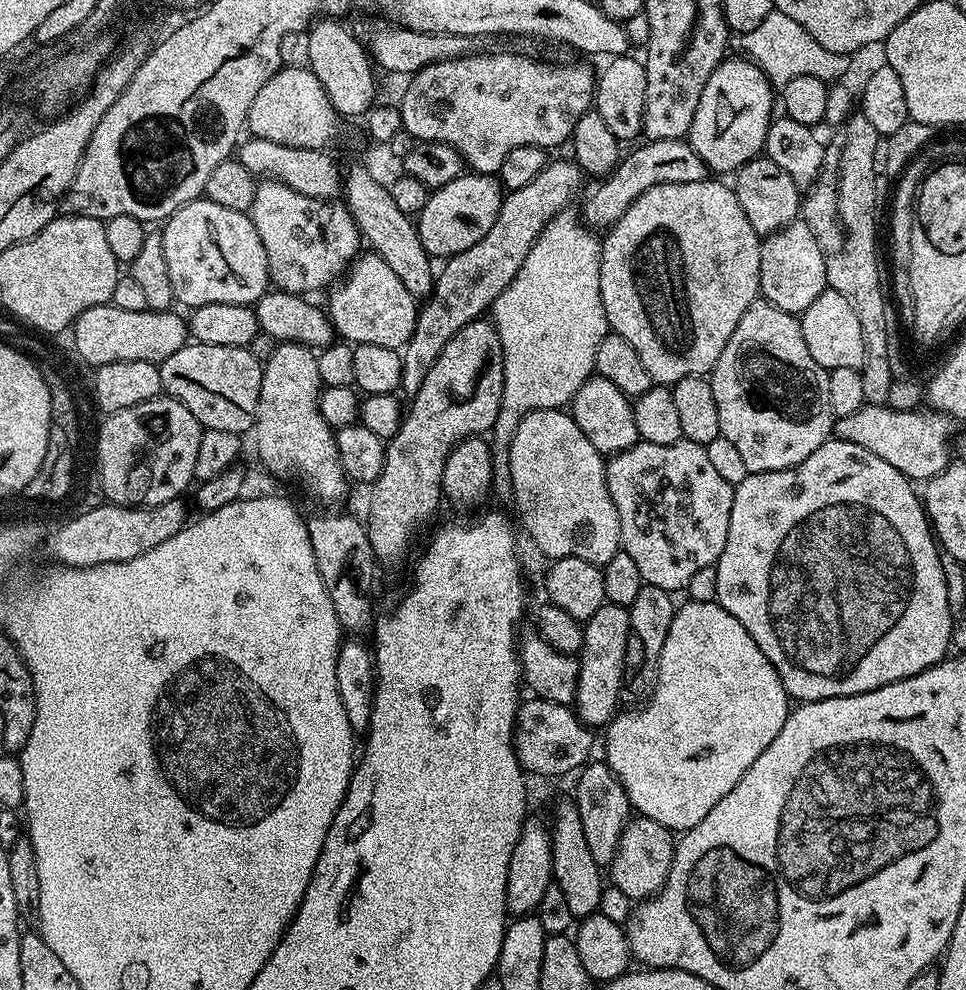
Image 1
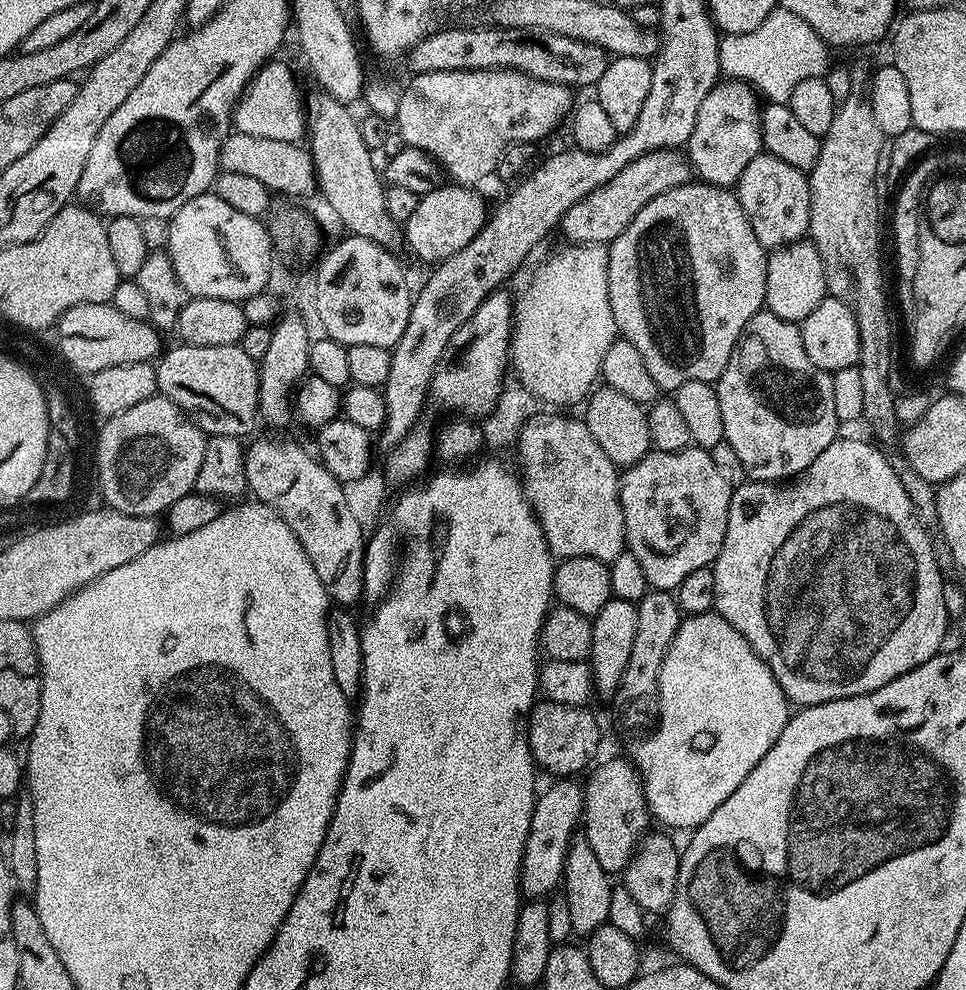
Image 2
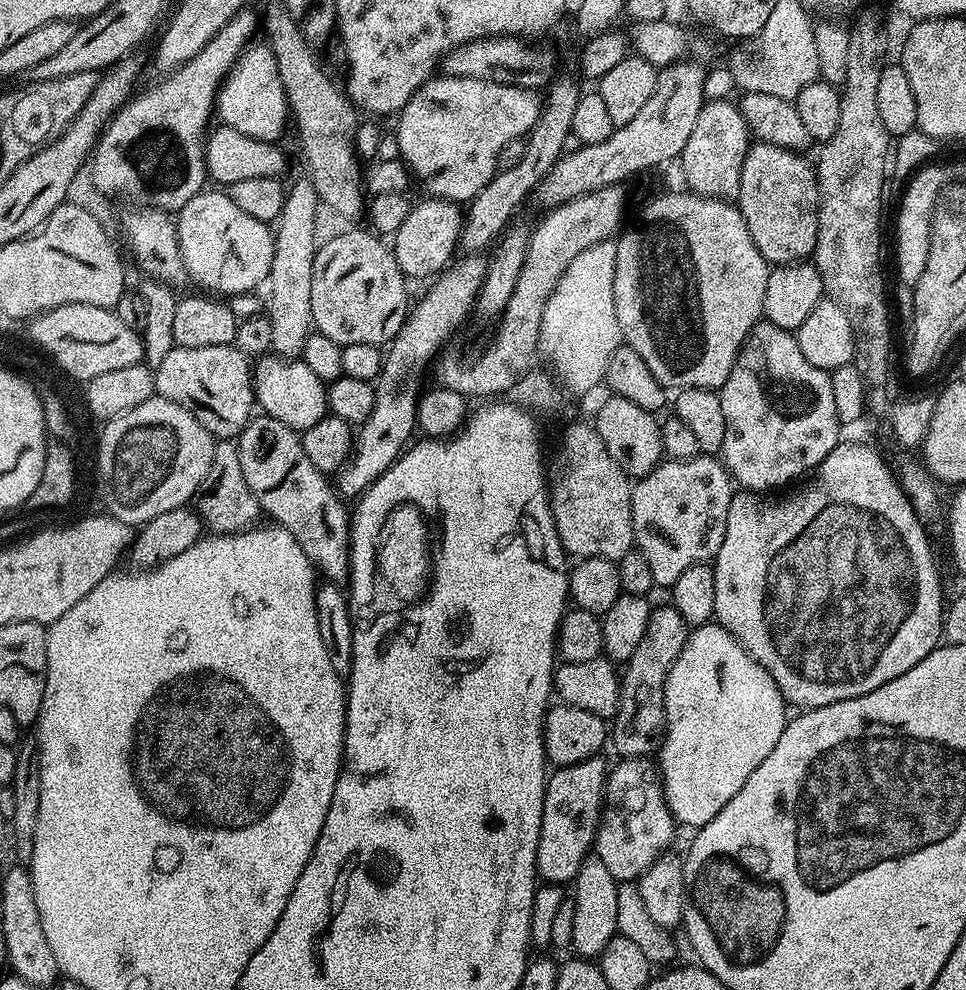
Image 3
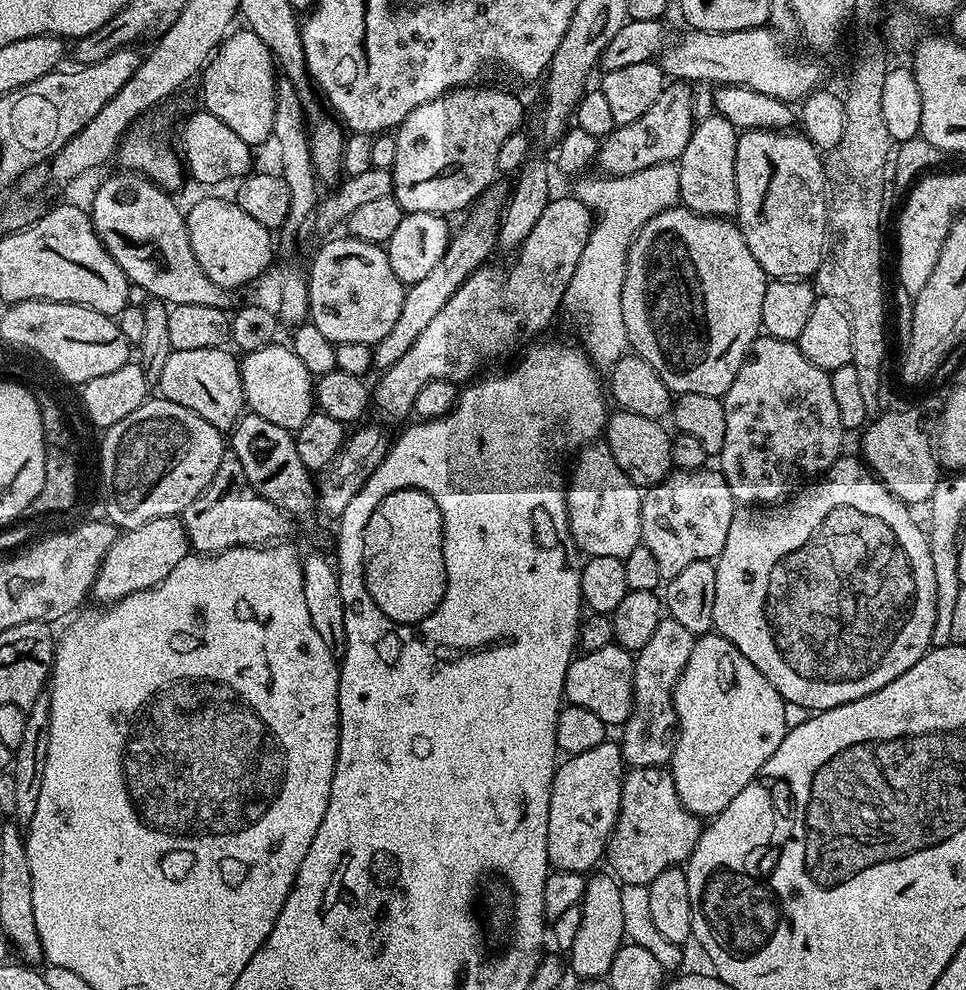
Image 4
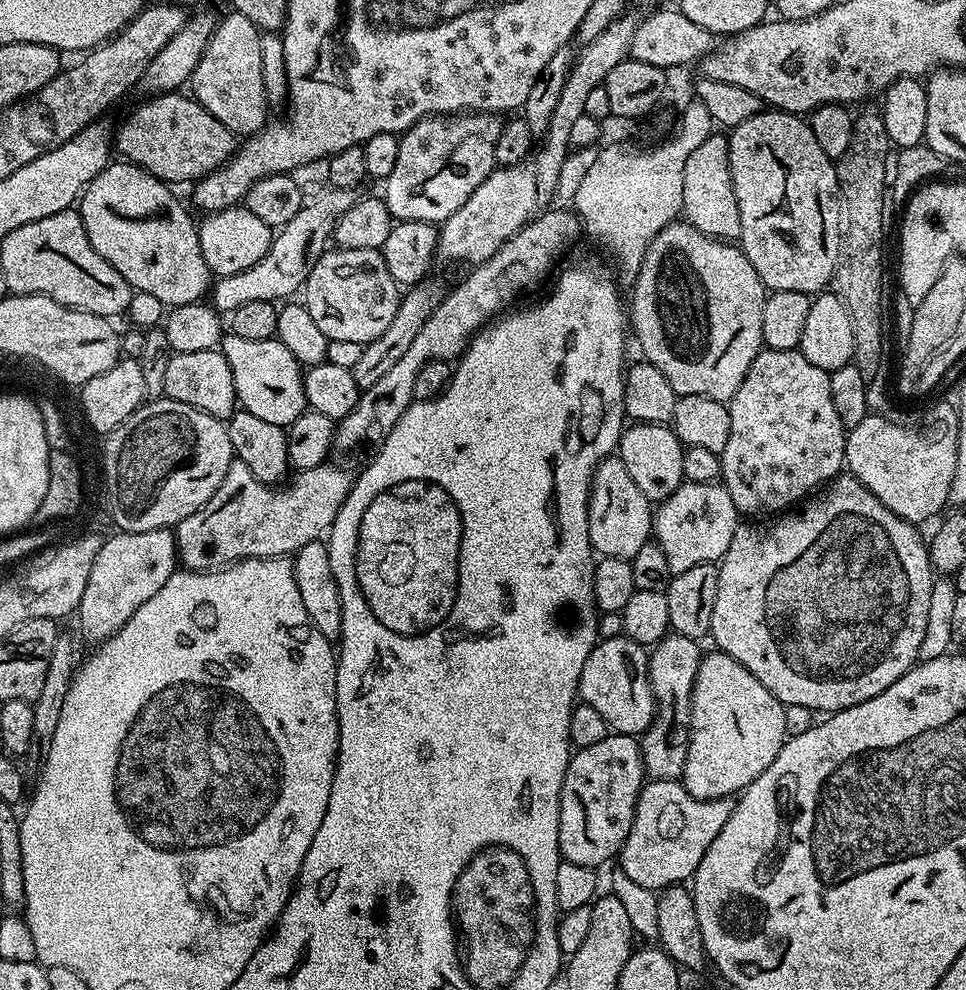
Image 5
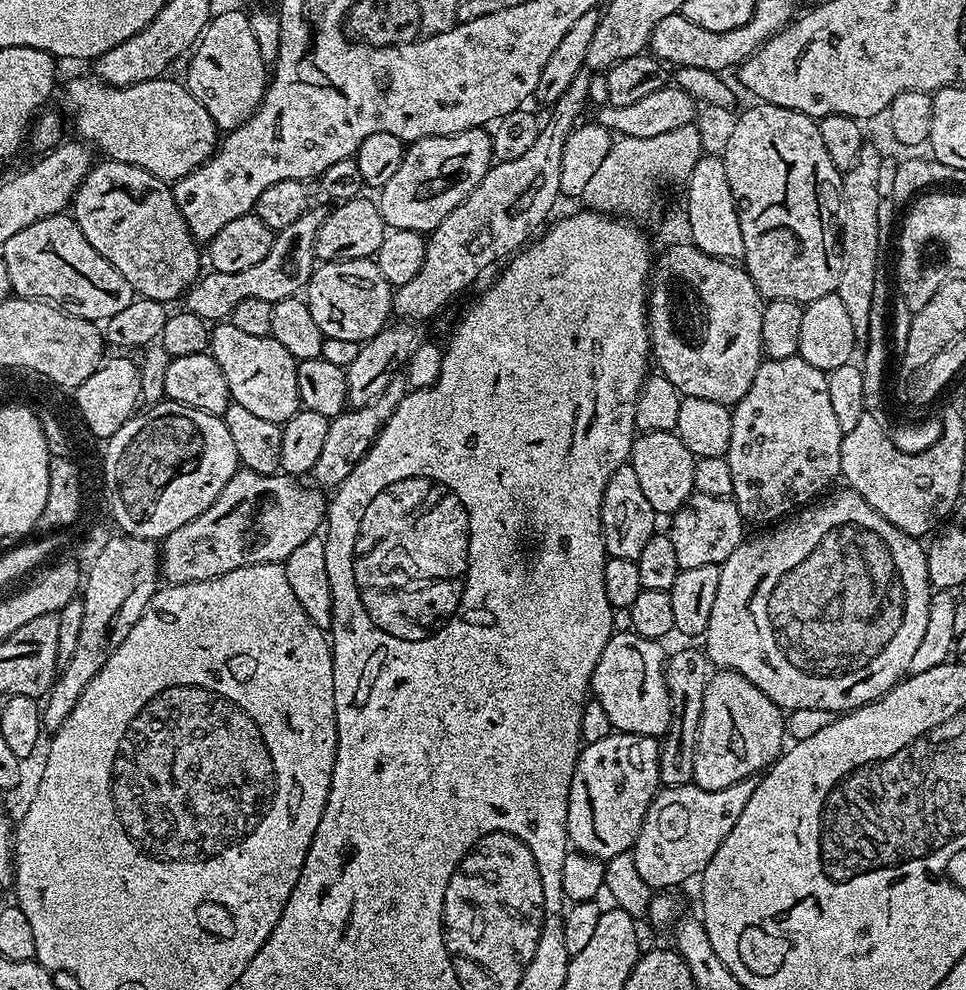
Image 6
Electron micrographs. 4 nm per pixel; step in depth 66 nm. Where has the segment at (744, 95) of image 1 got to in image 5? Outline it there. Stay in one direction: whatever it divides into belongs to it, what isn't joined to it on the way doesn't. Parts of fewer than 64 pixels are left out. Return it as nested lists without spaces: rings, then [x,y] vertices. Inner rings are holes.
[[[713,134],[702,142],[686,158],[686,170],[682,170],[682,213],[683,219],[694,225],[702,234],[716,240],[736,242],[740,239],[740,215],[738,198],[734,198],[734,182],[730,178],[728,136]]]

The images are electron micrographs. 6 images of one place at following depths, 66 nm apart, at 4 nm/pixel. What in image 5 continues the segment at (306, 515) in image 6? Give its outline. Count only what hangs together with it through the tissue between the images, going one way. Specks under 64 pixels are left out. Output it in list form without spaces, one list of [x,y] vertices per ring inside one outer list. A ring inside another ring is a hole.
[[[233,458],[230,466],[226,470],[226,478],[222,478],[222,482],[218,482],[218,490],[214,490],[214,494],[210,498],[210,502],[206,502],[206,506],[202,506],[198,510],[194,510],[194,514],[190,514],[190,518],[182,518],[182,522],[178,522],[174,529],[176,533],[176,555],[179,563],[190,572],[210,572],[219,570],[229,564],[234,564],[238,560],[261,560],[264,556],[283,556],[291,557],[302,546],[306,546],[306,542],[314,542],[321,539],[332,527],[334,518],[338,514],[338,510],[342,510],[342,502],[346,502],[346,498],[350,494],[350,490],[354,486],[358,472],[357,469],[347,468],[344,464],[332,464],[333,462],[325,462],[314,466],[313,468],[299,469],[291,477],[292,485],[289,488],[285,486],[273,486],[271,484],[263,484],[258,478],[254,478],[254,474],[250,474],[250,466],[246,466],[246,462]]]

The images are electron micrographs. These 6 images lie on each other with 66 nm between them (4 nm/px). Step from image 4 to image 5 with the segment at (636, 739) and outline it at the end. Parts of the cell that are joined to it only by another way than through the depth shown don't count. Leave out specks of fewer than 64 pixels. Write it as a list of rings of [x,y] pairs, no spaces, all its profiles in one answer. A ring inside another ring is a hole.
[[[669,634],[648,653],[648,681],[656,700],[652,724],[639,737],[644,774],[648,780],[680,780],[686,766],[688,734],[692,726],[692,691],[702,659],[697,641]]]

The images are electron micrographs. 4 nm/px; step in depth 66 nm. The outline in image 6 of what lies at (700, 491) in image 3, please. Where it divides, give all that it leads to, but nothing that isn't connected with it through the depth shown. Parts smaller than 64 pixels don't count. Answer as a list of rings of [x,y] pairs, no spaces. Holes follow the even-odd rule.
[[[693,491],[692,497],[673,512],[670,517],[670,535],[680,569],[690,566],[710,566],[723,564],[740,543],[746,539],[746,521],[738,510],[736,501],[731,498],[712,498],[710,494]]]

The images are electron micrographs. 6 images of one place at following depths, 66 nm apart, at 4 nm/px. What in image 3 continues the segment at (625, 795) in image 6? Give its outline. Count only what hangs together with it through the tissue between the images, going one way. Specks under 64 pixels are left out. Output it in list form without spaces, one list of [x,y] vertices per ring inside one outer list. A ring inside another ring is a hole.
[[[593,758],[557,767],[547,777],[542,802],[542,826],[536,850],[536,875],[543,883],[571,885],[580,873],[582,862],[593,851],[600,813],[604,810],[604,784],[609,765]]]

